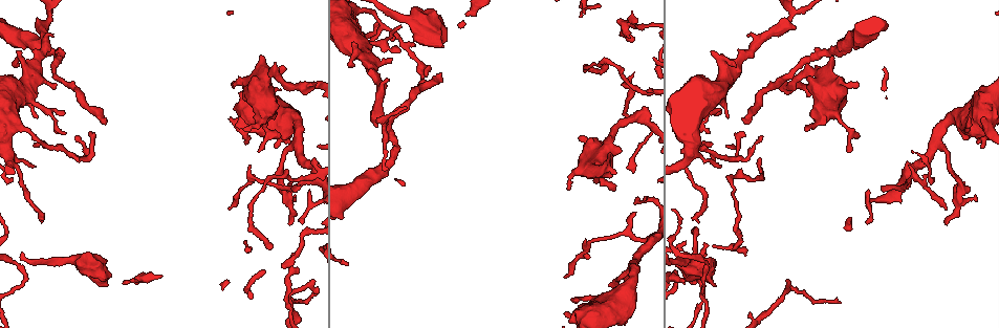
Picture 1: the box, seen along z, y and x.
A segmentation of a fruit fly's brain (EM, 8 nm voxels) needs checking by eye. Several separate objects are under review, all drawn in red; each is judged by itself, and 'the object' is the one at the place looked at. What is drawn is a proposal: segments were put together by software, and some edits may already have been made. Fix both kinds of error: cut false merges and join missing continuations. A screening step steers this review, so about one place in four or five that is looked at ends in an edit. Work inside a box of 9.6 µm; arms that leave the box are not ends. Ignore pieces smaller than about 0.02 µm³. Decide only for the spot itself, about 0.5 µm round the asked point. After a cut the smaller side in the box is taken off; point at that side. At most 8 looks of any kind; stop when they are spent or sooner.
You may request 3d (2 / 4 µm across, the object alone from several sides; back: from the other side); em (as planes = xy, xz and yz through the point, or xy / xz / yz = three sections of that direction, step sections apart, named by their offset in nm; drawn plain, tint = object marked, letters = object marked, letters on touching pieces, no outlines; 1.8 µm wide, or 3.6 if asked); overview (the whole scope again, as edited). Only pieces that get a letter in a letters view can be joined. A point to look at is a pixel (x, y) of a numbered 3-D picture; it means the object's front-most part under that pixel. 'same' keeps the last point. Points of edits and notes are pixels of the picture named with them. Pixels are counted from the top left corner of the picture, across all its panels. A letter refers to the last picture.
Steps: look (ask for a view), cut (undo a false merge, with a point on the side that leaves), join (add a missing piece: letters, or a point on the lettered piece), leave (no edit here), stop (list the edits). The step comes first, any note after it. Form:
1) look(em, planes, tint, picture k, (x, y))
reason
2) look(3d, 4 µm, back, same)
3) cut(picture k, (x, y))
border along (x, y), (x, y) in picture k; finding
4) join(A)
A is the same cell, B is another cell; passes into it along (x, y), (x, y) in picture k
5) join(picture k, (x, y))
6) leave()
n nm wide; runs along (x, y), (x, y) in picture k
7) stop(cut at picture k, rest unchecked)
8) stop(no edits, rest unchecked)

look(em, xy, step 4, tint, picture 1, (735, 248))
free end

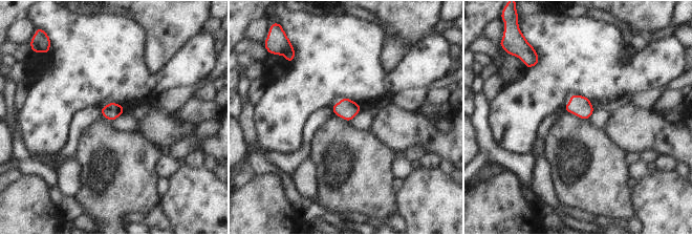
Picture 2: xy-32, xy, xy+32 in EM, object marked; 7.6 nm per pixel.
look(em, planes, letters, same)

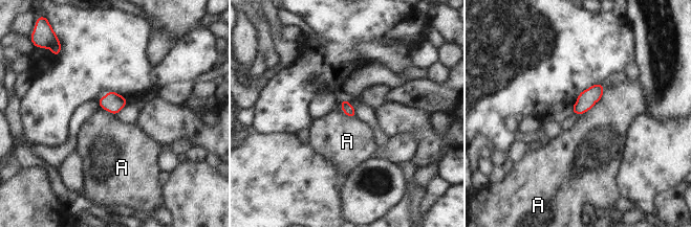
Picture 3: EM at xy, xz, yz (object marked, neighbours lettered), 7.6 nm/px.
leave()
A touches over 280 nm; A is another cell; no lettered piece goes on from it

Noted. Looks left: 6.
look(em, yz, step 4, tint, picture 1, (859, 83))
free end

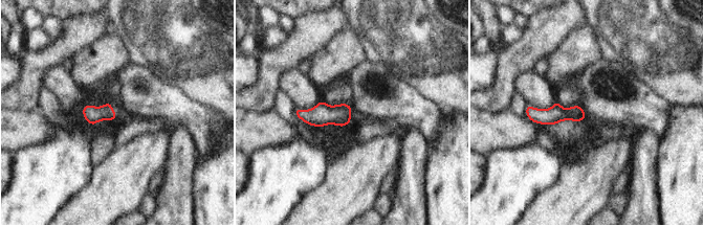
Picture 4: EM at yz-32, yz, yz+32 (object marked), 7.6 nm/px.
look(em, xz, step 4, letters, same)

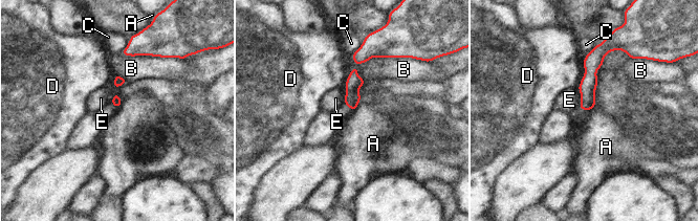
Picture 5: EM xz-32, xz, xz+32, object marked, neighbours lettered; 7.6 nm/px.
leave()
A, B, C, D and E are other cells; border along (362, 97), (352, 112) in picture 5; none of them fits

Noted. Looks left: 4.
look(3d, 4 µm, picture 1, (807, 131))
branch stops here

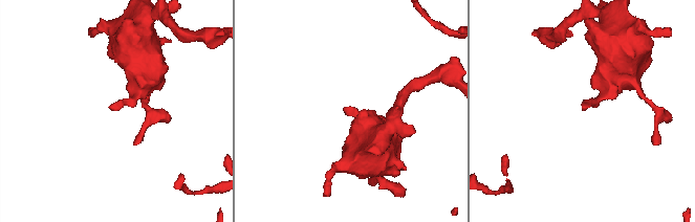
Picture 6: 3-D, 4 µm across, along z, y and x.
look(em, xz, step 8, tint, picture 6, (345, 107))
shape alone is not enough

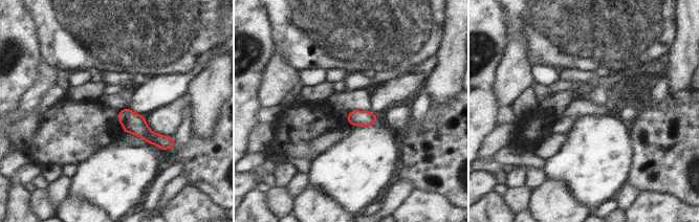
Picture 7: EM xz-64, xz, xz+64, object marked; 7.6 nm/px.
look(em, planes, letters, same)

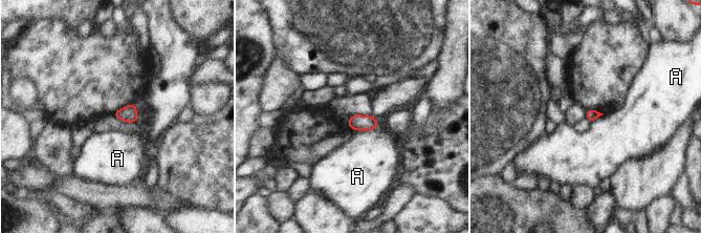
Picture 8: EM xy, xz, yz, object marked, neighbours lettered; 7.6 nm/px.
leave()
A is another cell; border along (378, 123), (374, 129), (349, 127) in picture 8; none of them fits

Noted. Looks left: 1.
stop(no edits, rest unchecked)

